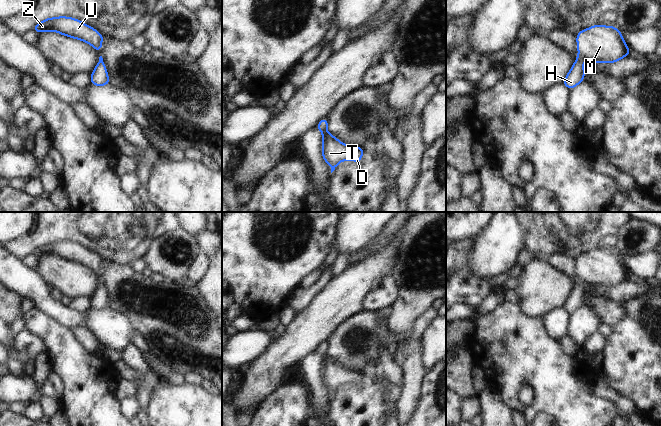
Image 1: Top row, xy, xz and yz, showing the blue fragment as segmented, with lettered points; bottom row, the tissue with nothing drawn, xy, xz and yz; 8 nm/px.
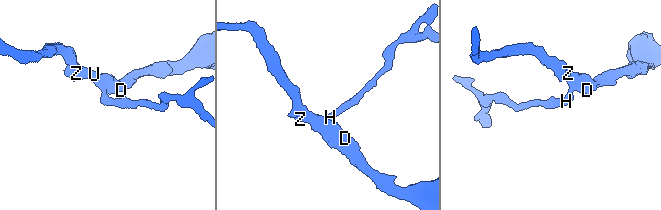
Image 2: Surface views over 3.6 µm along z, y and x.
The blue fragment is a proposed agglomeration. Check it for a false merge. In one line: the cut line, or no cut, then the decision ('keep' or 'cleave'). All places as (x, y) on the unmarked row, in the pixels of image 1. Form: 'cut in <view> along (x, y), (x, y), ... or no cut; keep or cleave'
no cut; keep

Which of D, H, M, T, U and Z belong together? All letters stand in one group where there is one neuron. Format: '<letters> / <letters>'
D H M T U Z

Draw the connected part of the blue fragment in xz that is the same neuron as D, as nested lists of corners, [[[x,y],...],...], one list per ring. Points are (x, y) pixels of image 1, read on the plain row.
[[[323,342],[316,350],[322,356],[323,373],[322,381],[330,389],[331,397],[335,394],[337,388],[344,384],[360,386],[362,384],[363,371],[346,370],[333,359],[327,356],[328,344]]]

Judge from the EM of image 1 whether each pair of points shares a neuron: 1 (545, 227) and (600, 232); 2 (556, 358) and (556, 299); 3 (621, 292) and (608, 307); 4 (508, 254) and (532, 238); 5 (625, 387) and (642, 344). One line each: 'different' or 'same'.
1: same
2: different
3: different
4: different
5: same

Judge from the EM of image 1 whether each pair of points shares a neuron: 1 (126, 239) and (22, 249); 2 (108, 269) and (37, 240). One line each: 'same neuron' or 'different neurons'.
1: same neuron
2: different neurons

